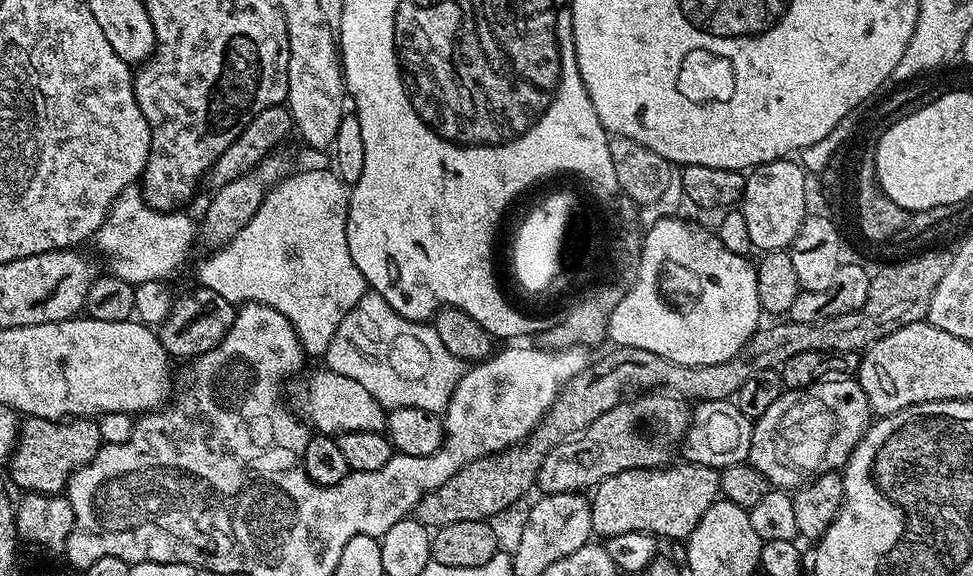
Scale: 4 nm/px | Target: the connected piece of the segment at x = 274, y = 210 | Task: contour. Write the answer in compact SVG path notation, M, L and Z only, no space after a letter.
M301 147L301 152L297 154L296 160L294 156L294 164L301 168L304 172L293 171L284 177L275 188L269 192L266 199L262 202L262 206L258 210L258 214L254 214L254 218L250 218L250 222L242 229L238 230L238 234L228 244L221 244L200 264L196 276L199 287L209 288L218 294L222 294L222 298L226 298L234 306L242 304L265 304L271 308L276 308L280 314L286 314L288 321L294 326L294 330L298 334L300 344L304 347L305 353L309 357L323 357L324 351L330 346L330 338L334 338L334 330L338 330L338 325L342 323L342 318L346 318L346 314L350 314L350 310L354 310L354 306L358 306L358 302L369 291L368 283L362 278L362 274L358 270L358 266L354 266L354 258L350 258L350 246L346 246L346 218L348 217L348 194L349 185L345 184L335 171L329 170L330 156L325 149Z

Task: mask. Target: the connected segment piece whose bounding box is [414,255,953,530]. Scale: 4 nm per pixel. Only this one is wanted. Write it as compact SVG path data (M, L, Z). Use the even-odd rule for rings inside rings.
M931 255L924 260L912 261L912 264L888 269L874 285L870 285L870 294L858 310L826 318L817 324L788 320L772 322L769 328L761 326L749 338L746 346L742 346L742 350L738 350L734 358L726 358L726 362L710 366L682 366L658 354L650 354L650 350L617 347L612 350L616 352L602 357L597 364L595 361L591 367L578 373L569 384L564 385L550 410L540 419L536 431L523 444L498 452L494 456L483 456L462 466L462 470L458 470L458 474L454 474L450 482L442 482L438 490L430 490L430 494L420 499L414 509L415 519L430 530L450 526L454 522L491 521L492 516L506 511L511 504L518 503L528 491L536 488L540 467L550 450L568 440L576 439L595 420L602 418L606 410L618 406L626 394L663 390L689 402L732 400L742 382L748 381L750 374L758 374L758 370L771 368L778 370L787 360L794 358L794 354L859 353L867 350L875 340L881 340L886 334L927 317L930 298L938 286L941 273L944 273L945 265L950 264L952 257Z

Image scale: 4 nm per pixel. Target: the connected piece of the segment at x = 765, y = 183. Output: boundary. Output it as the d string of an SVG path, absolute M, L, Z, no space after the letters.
M785 158L772 160L747 173L742 211L752 247L761 253L787 249L808 215L802 199L802 182L798 182L799 166L795 159Z

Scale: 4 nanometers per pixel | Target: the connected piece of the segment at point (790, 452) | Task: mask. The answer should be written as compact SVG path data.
M825 378L808 388L785 390L752 426L752 446L755 455L760 455L759 470L769 485L792 490L805 478L843 469L869 423L868 399L859 379Z

